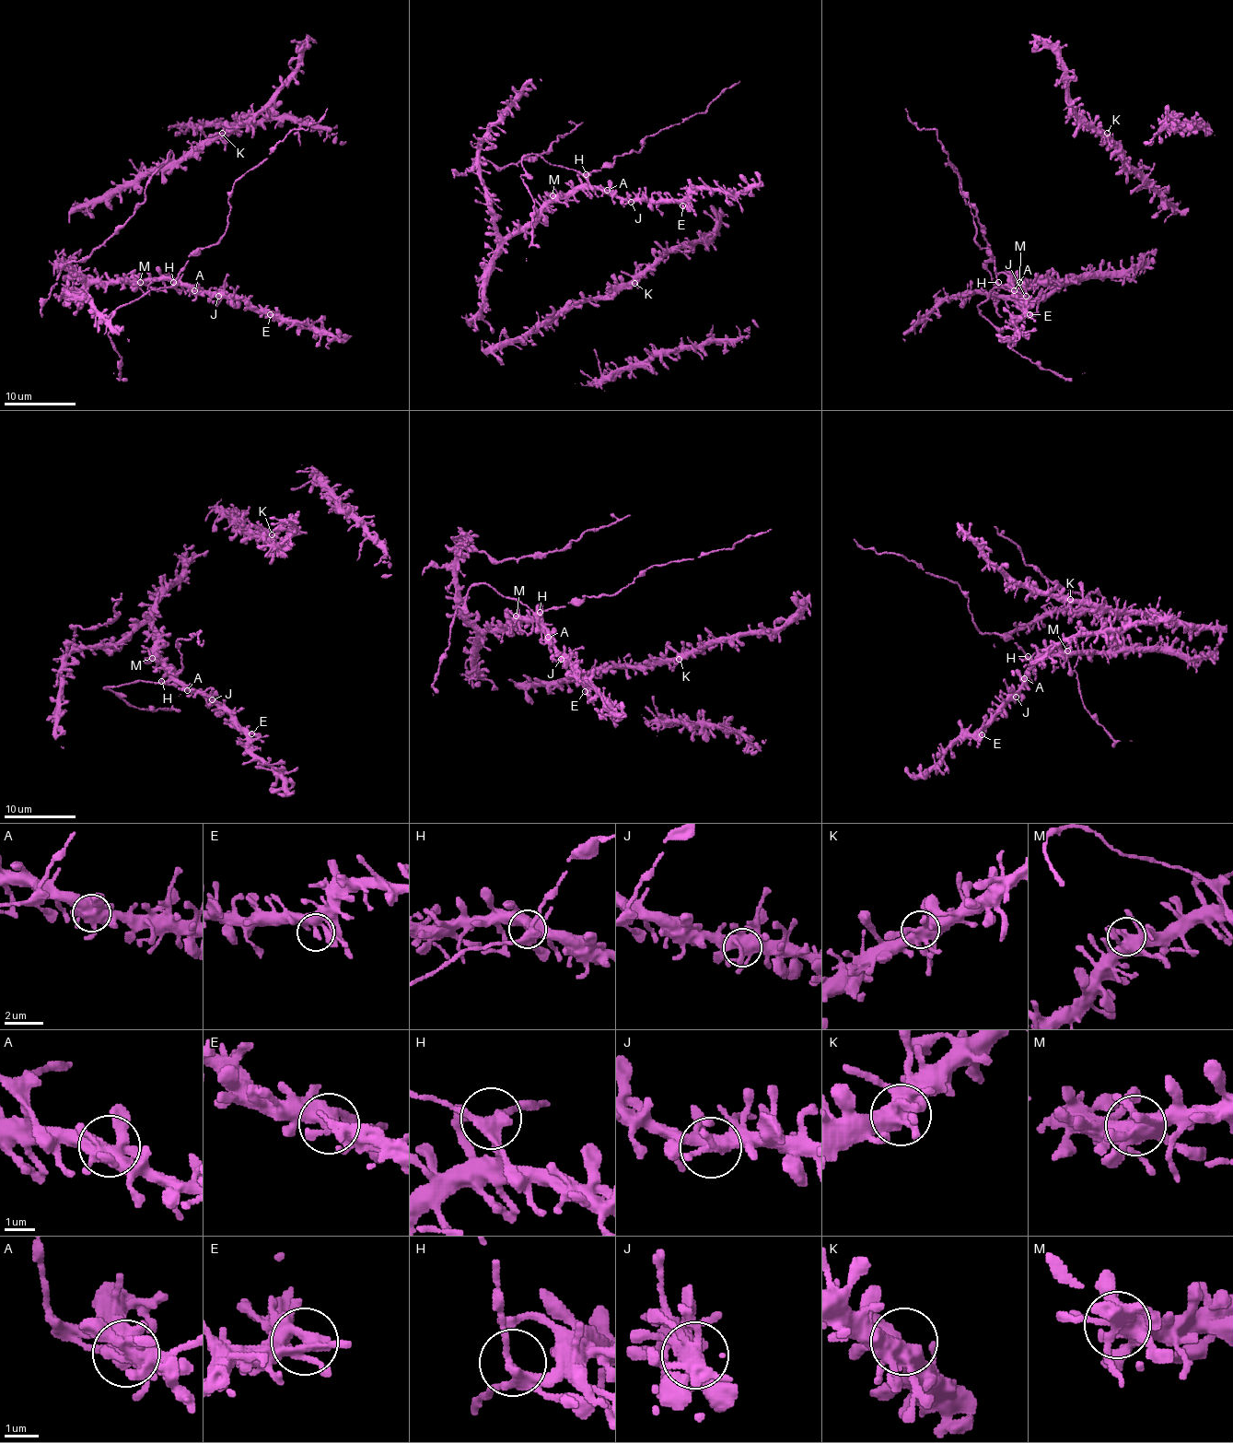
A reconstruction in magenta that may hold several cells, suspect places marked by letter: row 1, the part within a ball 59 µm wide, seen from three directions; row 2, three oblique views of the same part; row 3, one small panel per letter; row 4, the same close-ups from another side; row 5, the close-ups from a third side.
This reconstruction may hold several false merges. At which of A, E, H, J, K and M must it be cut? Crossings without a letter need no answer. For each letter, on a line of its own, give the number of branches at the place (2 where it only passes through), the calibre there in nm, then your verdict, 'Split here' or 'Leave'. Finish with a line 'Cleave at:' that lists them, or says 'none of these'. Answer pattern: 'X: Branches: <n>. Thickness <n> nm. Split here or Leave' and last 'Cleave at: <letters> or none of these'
A: Branches: 6. Thickness 500 nm. Leave
E: Branches: 3. Thickness 280 nm. Leave
H: Branches: 3. Thickness 280 nm. Leave
J: Branches: 5. Thickness 480 nm. Leave
K: Branches: 7. Thickness 460 nm. Leave
M: Branches: 6. Thickness 440 nm. Leave
Cleave at: none of these

